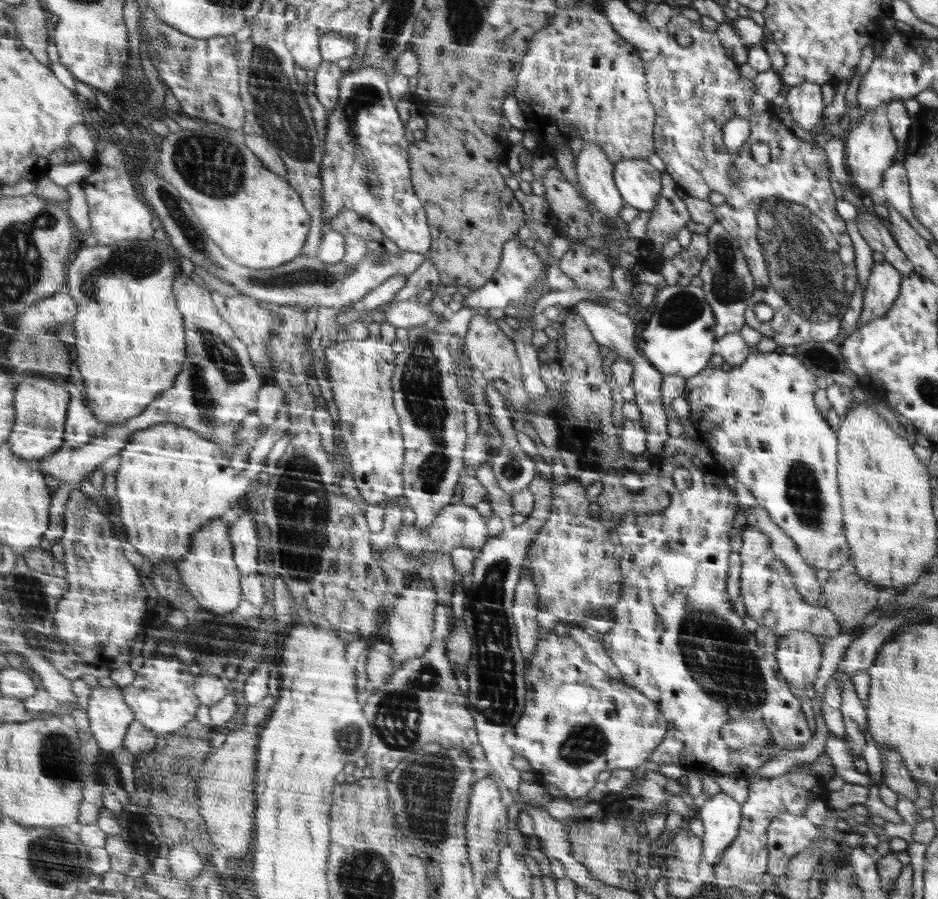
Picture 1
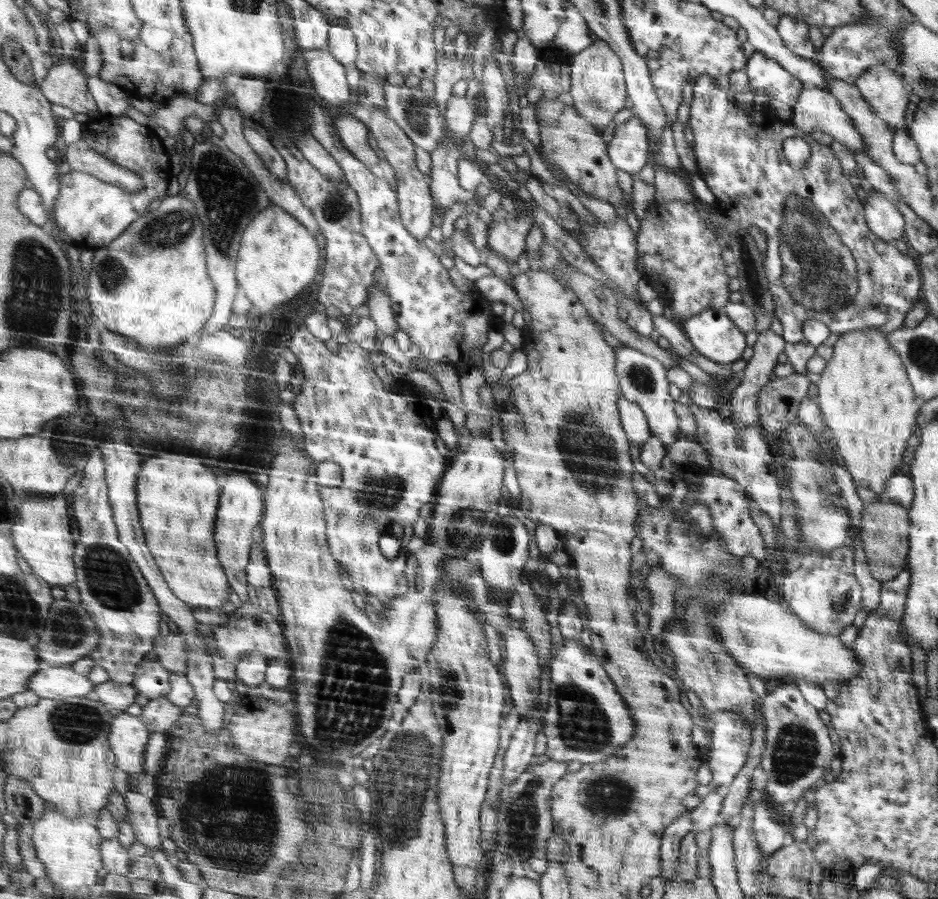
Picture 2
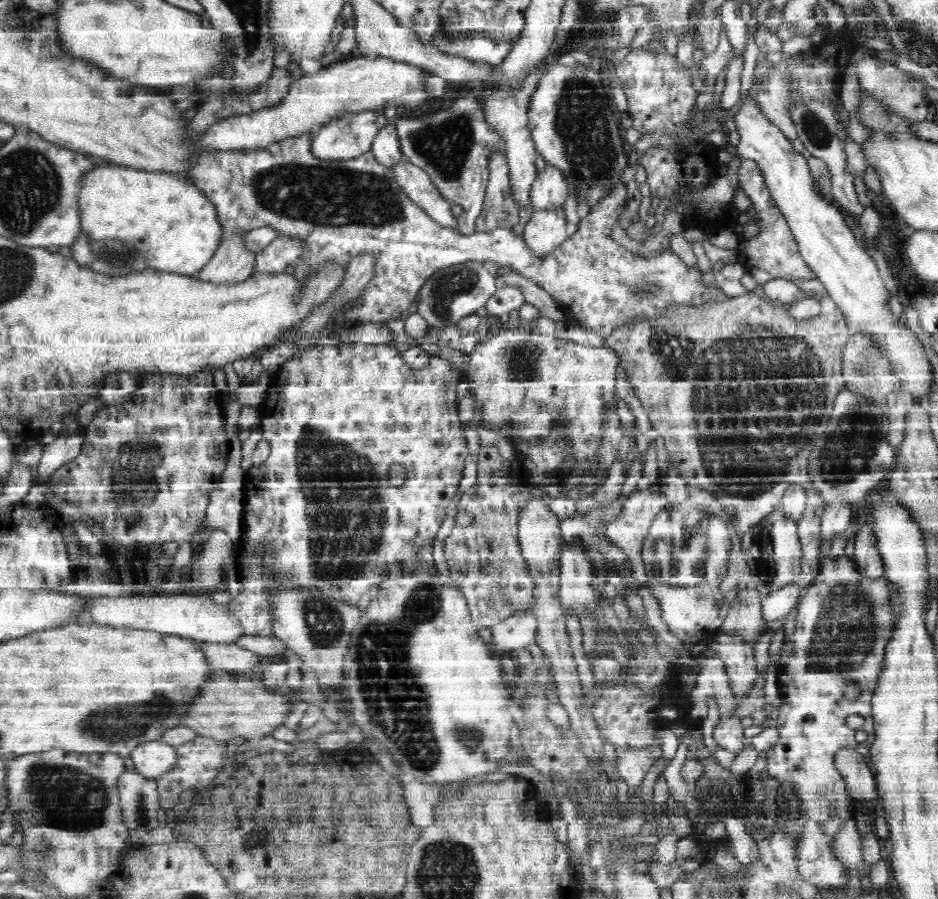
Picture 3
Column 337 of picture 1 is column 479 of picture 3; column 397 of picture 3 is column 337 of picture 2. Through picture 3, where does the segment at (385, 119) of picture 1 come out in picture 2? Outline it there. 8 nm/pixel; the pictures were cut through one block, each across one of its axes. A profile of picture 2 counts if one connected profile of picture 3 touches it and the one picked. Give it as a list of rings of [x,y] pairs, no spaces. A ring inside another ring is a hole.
[[[343,118],[343,120],[337,120],[337,128],[339,128],[341,140],[345,142],[345,148],[355,158],[363,160],[365,164],[377,164],[379,162],[379,156],[369,146],[367,128],[363,122],[359,122],[357,118]]]

